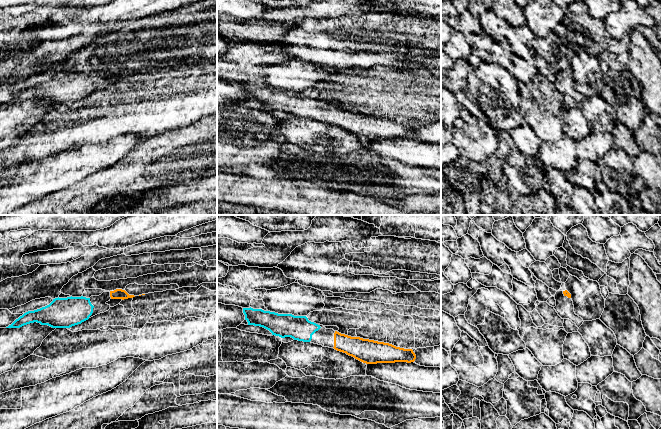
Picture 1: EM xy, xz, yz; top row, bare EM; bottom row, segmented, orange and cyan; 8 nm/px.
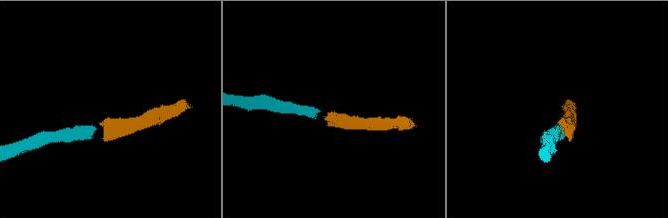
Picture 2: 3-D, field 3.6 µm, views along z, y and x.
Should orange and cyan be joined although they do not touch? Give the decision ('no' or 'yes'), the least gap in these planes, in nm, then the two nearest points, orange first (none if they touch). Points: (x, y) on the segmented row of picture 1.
yes | 120 nm | xz (334, 333), (320, 327)

